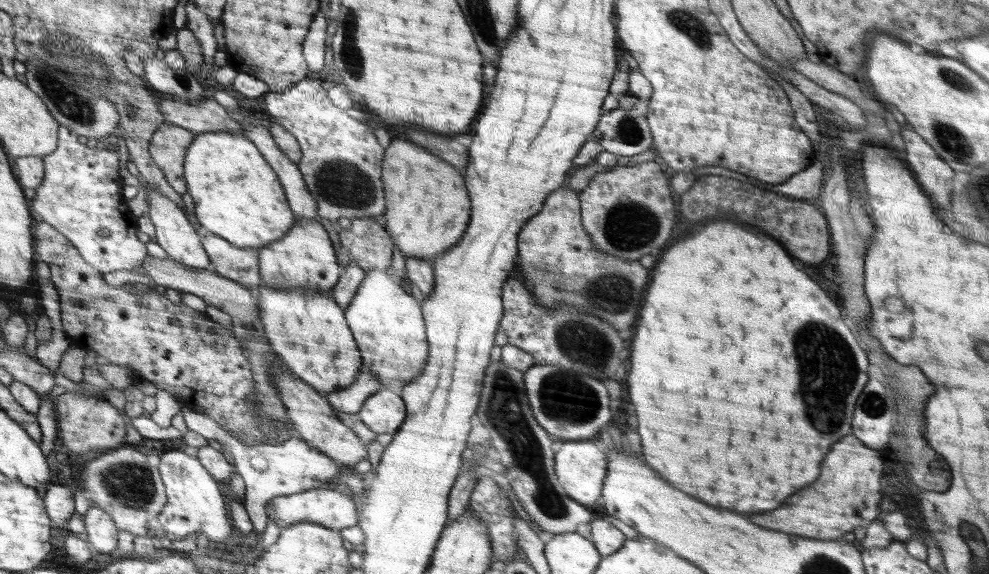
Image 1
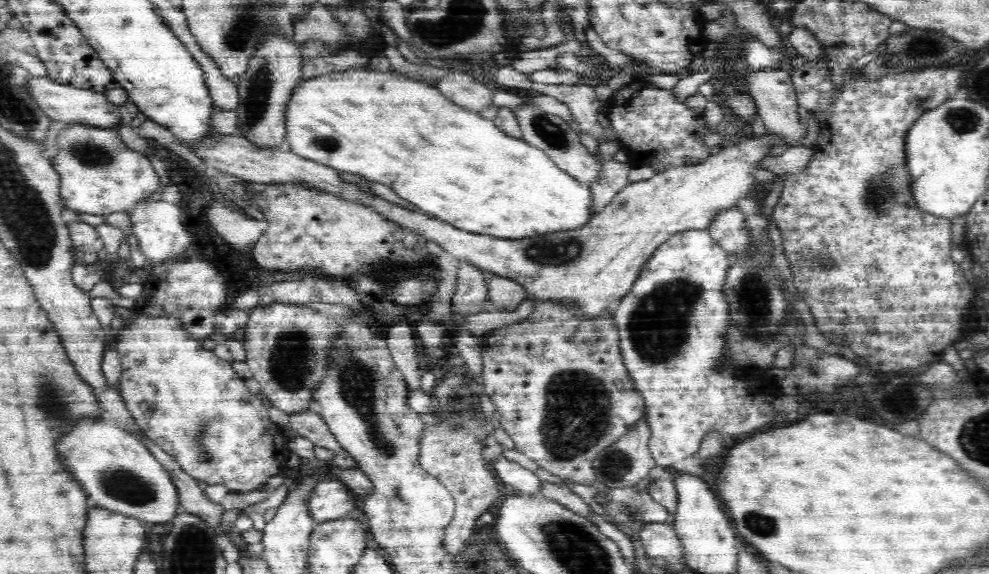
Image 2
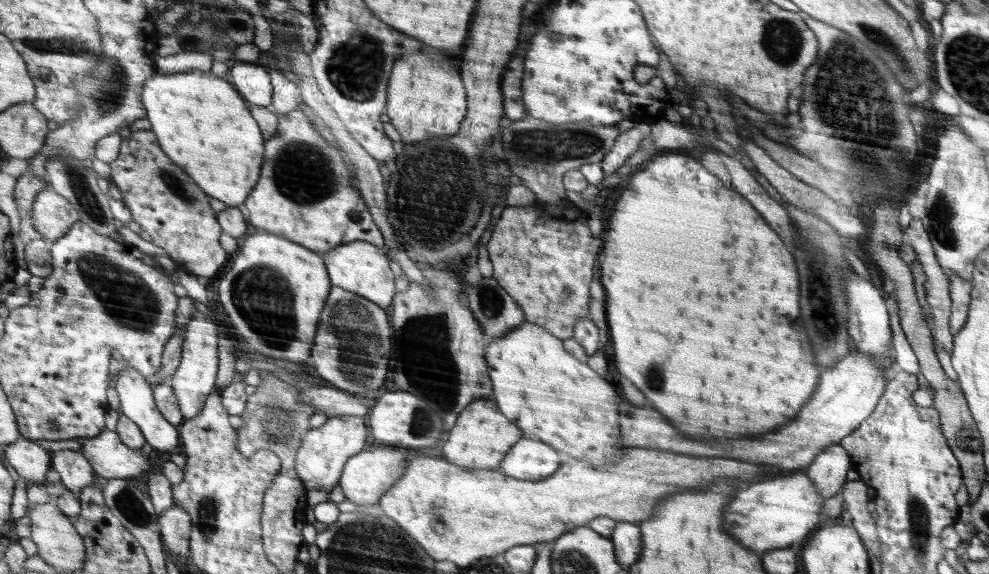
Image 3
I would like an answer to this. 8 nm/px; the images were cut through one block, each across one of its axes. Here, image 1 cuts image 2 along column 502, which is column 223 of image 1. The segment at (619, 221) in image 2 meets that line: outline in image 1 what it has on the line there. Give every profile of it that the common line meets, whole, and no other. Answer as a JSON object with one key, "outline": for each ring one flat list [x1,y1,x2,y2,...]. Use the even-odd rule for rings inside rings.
{"outline":[[212,231,203,236,203,243,212,257,216,273,248,290,255,290,262,284,262,274,258,274,257,248,238,248,232,241]]}

